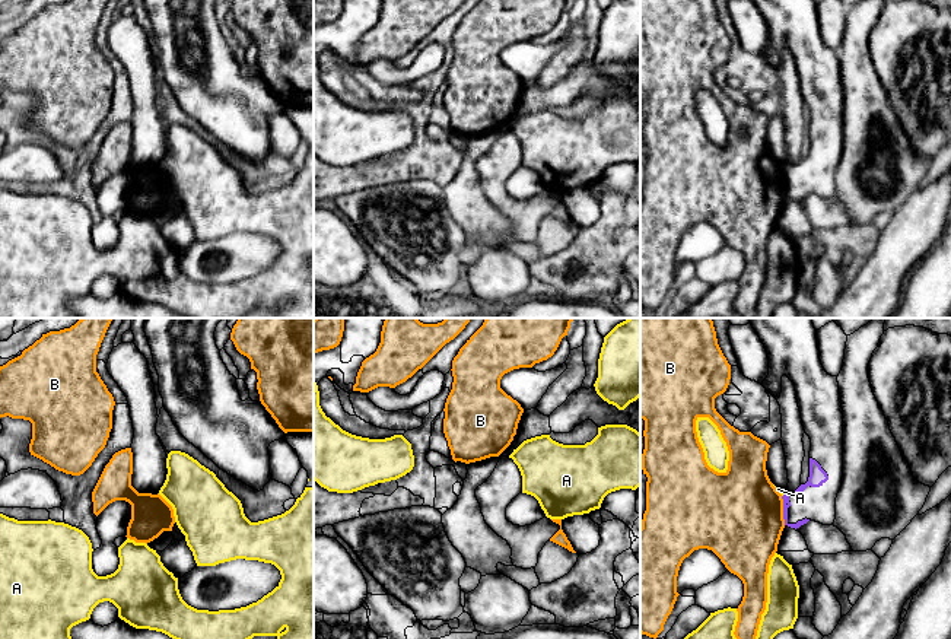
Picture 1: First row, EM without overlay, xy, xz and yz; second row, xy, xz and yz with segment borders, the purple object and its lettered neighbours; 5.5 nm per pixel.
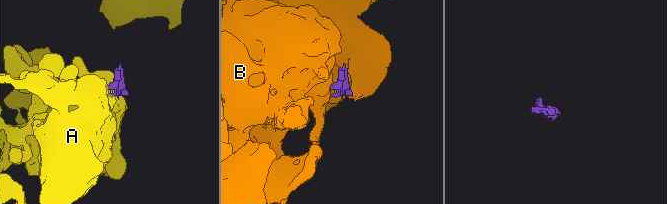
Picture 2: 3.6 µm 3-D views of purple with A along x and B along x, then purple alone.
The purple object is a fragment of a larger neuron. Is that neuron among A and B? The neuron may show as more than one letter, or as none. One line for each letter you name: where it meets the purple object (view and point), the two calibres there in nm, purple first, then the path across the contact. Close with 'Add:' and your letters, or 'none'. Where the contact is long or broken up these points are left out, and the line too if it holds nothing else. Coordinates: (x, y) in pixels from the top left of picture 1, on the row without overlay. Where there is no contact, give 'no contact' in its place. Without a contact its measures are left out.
Add: none

